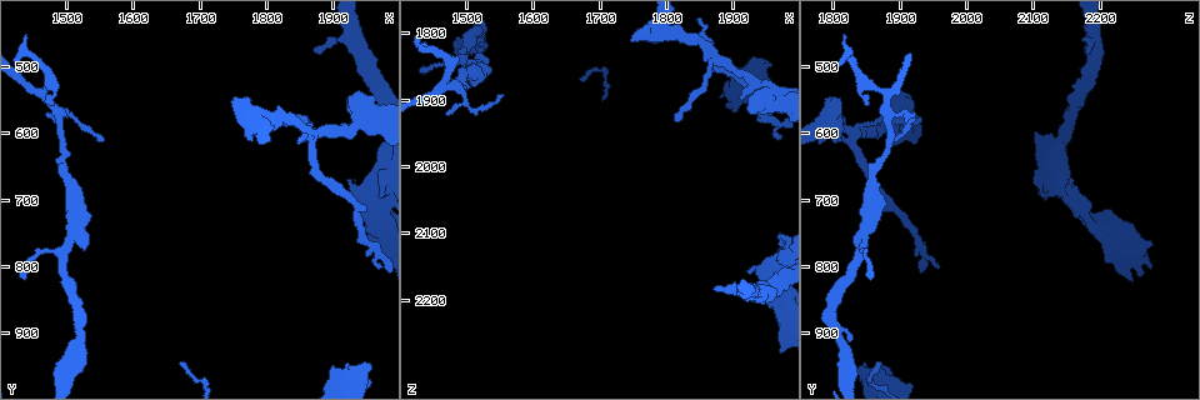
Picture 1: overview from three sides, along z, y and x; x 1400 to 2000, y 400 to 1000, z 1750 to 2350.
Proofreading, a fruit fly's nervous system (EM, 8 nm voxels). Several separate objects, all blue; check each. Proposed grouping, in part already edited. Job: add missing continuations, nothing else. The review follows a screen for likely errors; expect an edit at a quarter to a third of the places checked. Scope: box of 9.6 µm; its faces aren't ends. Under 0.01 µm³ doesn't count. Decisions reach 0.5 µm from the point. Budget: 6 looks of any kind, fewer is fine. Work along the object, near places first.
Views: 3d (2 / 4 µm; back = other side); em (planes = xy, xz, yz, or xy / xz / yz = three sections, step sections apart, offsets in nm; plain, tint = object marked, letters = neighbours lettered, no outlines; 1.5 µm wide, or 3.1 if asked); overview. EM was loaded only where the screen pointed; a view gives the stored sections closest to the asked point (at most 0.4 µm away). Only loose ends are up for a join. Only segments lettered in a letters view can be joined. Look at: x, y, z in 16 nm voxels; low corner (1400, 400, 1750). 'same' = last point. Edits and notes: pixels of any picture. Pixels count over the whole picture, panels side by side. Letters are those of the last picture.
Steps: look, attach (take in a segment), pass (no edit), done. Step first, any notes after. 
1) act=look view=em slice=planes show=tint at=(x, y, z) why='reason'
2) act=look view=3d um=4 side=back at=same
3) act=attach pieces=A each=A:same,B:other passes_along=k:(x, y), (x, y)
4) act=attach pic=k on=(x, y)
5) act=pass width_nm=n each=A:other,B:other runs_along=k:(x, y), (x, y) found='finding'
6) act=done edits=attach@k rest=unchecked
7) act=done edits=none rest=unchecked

act=look view=3d um=4 at=(1950, 945, 1845) why='branch stops here'

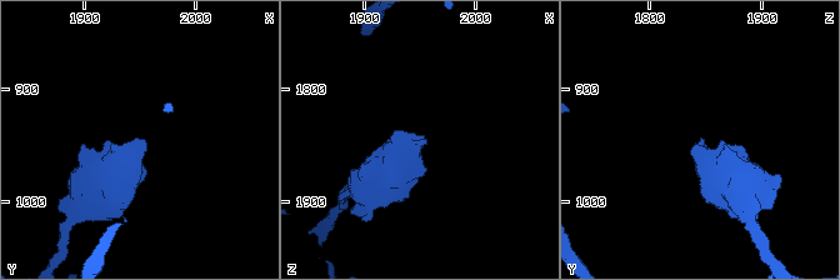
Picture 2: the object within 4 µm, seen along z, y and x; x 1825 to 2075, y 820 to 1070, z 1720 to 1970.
act=look view=em slice=planes show=letters at=(1952, 944, 1846)

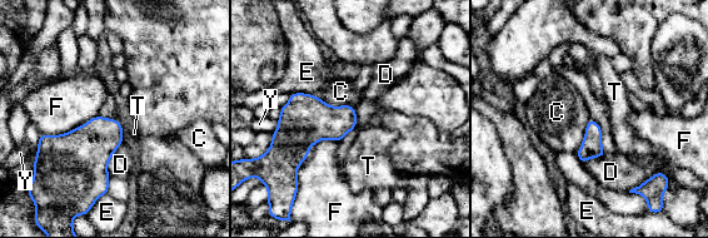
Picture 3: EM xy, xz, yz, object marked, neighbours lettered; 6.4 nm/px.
act=pass each=C:other,D:other,E:other,F:other,T:other,Y:other border=3:(315, 95), (330, 105), (354, 107) found='no lettered segment goes on from it'

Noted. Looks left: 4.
act=look view=em slice=xy step=8 show=letters at=(1810, 580, 1930) why='an open end'

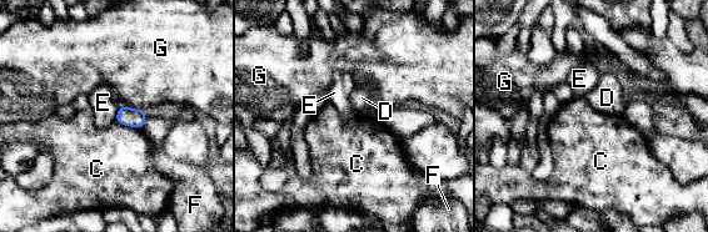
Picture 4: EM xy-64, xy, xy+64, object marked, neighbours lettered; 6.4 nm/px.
act=look view=em slice=xz step=4 show=letters at=same

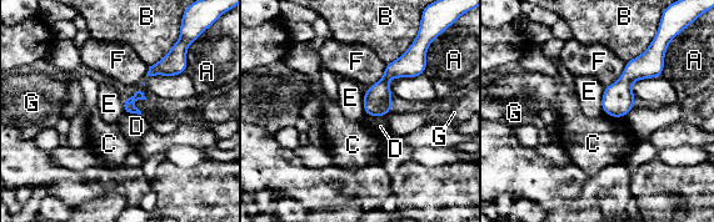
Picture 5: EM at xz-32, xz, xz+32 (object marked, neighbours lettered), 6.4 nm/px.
act=pass longest_contact=B:220nm each=A:other,B:other,C:other,D:other,E:other,F:other,G:other found='no lettered segment goes on from it'

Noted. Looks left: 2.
act=look view=em slice=planes show=letters at=(1910, 600, 1900) why='thick end'

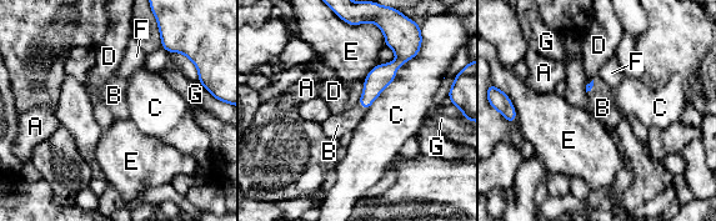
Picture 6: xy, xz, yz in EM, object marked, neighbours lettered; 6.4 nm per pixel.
act=attach pieces=B each=A:other,B:same,C:other,D:other,E:other,F:other,G:other passes_along=6:(379, 78), (362, 106), (338, 125) found='the neuron continues'

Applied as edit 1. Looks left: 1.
act=done edits=attach@6 rest=unchecked

